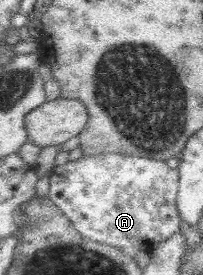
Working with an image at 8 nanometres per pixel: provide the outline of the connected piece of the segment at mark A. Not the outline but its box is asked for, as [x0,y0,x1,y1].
[46,154,182,254]

